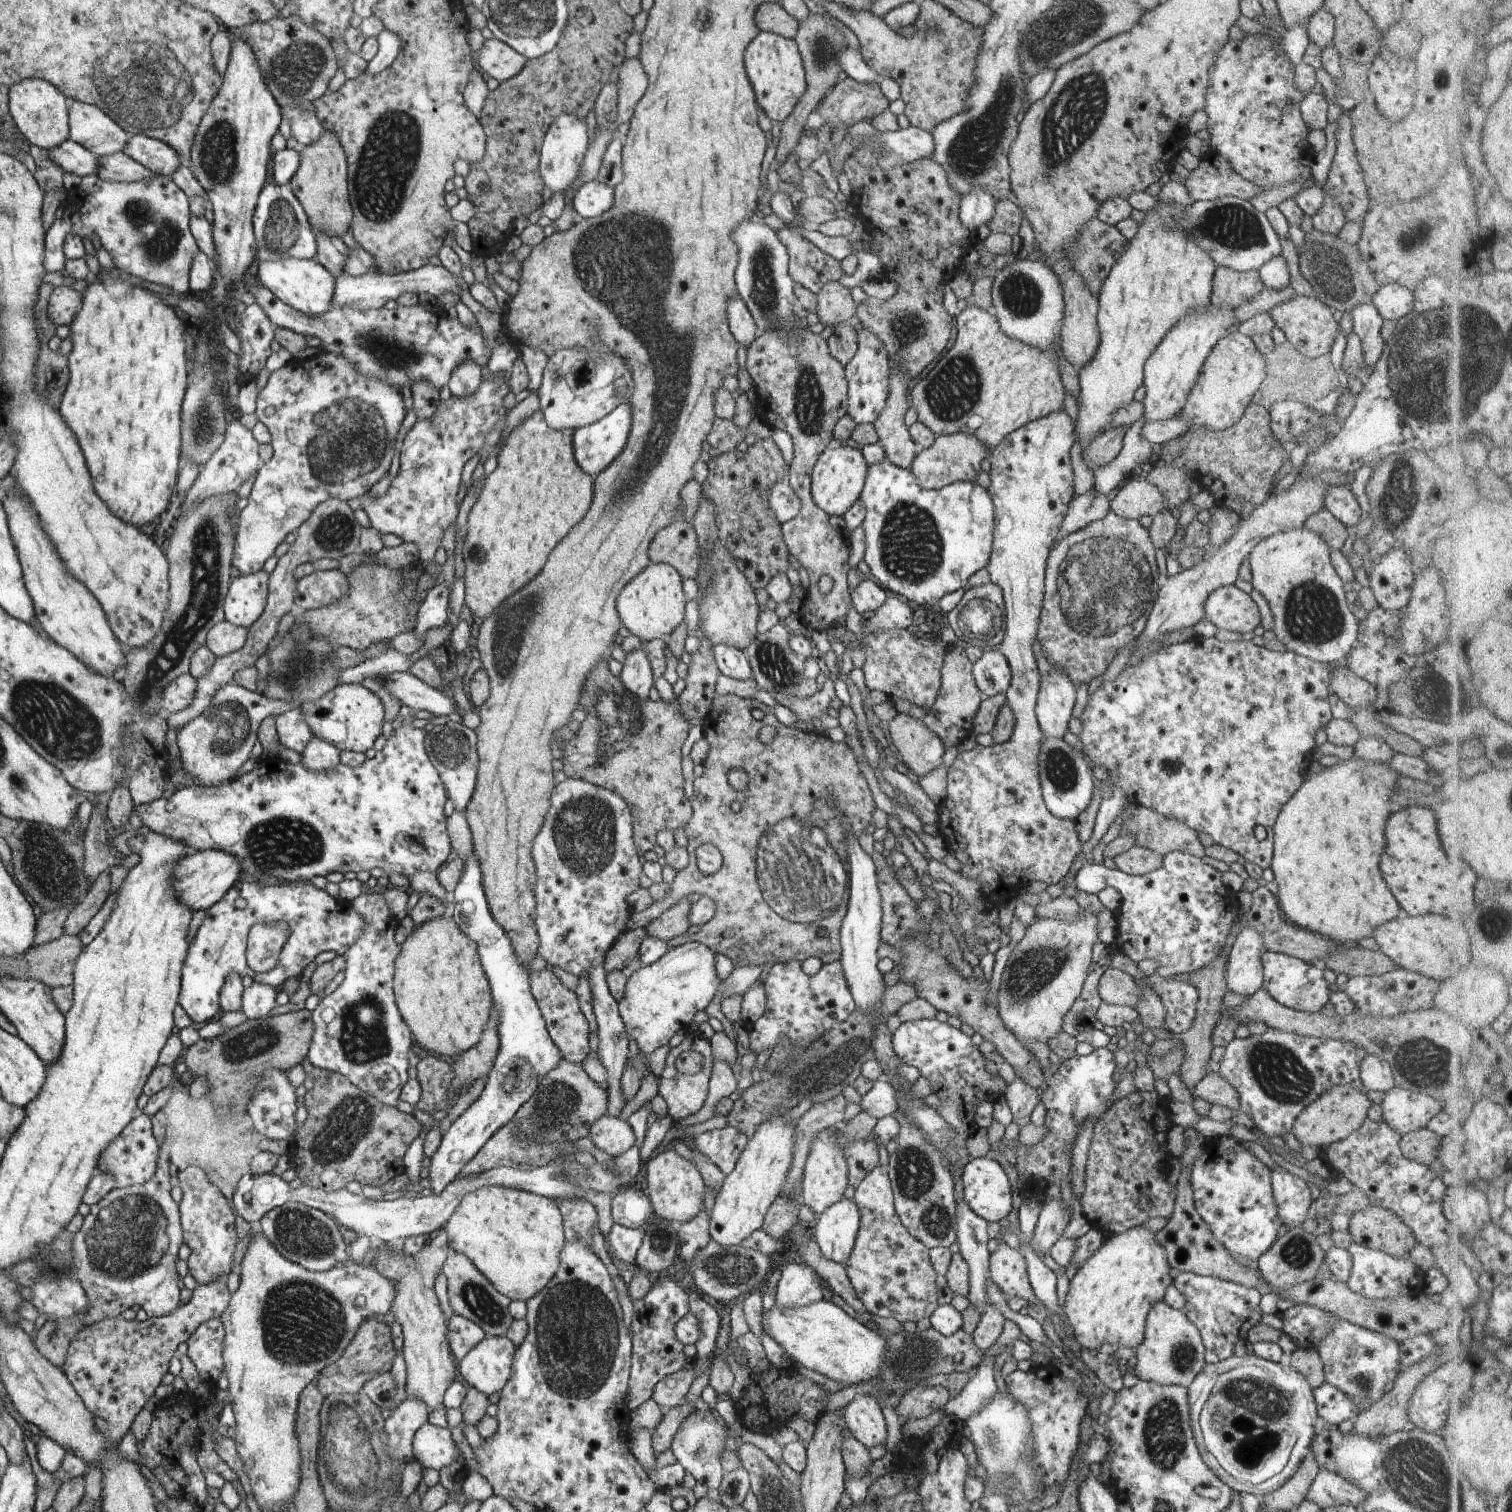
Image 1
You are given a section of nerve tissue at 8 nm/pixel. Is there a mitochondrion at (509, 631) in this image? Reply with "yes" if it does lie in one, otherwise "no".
yes

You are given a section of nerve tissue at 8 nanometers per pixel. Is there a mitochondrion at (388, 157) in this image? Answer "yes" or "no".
yes

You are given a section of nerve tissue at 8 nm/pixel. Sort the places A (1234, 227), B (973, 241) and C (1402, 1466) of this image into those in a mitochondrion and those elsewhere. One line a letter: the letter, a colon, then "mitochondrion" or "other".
A: mitochondrion
B: other
C: mitochondrion

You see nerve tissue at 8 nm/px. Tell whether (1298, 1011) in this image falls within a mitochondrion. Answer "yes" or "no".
no

